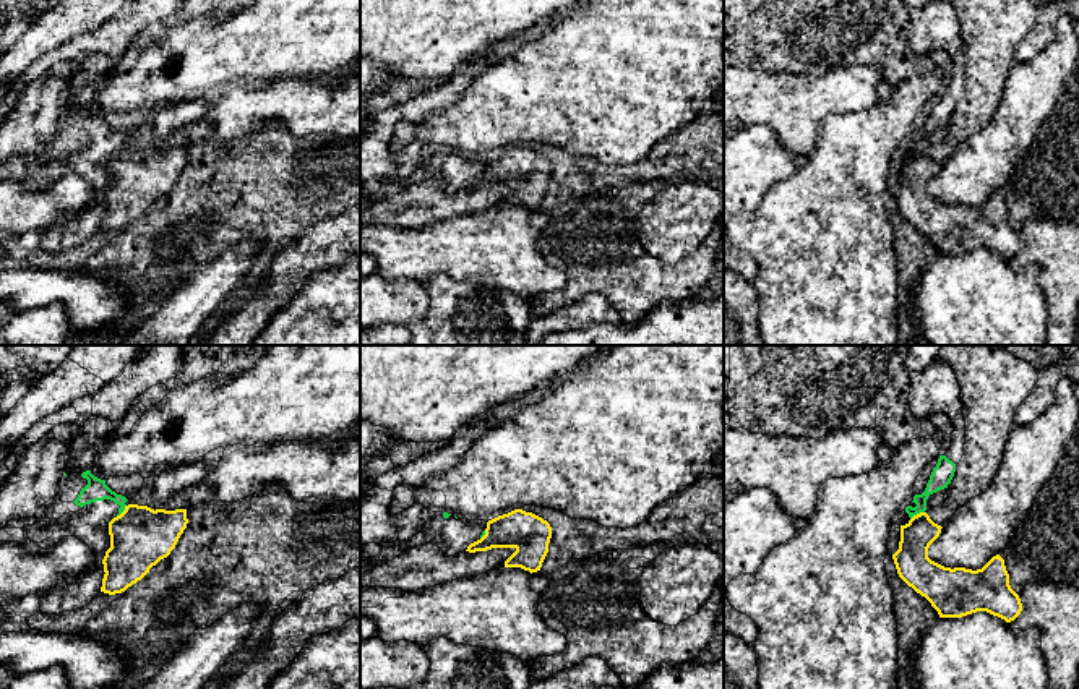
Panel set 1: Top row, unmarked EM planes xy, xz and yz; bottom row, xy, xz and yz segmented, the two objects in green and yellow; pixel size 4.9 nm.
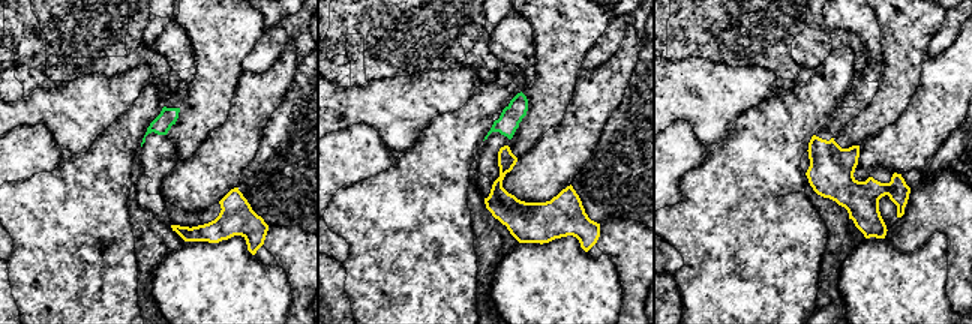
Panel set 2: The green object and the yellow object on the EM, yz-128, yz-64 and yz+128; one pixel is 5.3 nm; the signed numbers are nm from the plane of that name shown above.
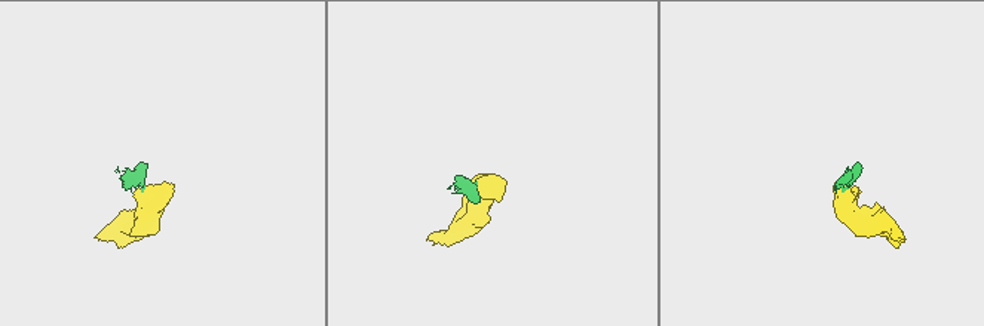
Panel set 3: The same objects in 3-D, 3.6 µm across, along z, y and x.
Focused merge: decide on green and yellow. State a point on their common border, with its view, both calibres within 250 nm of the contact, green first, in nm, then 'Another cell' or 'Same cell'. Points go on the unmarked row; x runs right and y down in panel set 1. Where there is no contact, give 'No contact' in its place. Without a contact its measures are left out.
Touches green at yz (917, 149). Thickness 110 nm (green) against 170 nm. Another cell

